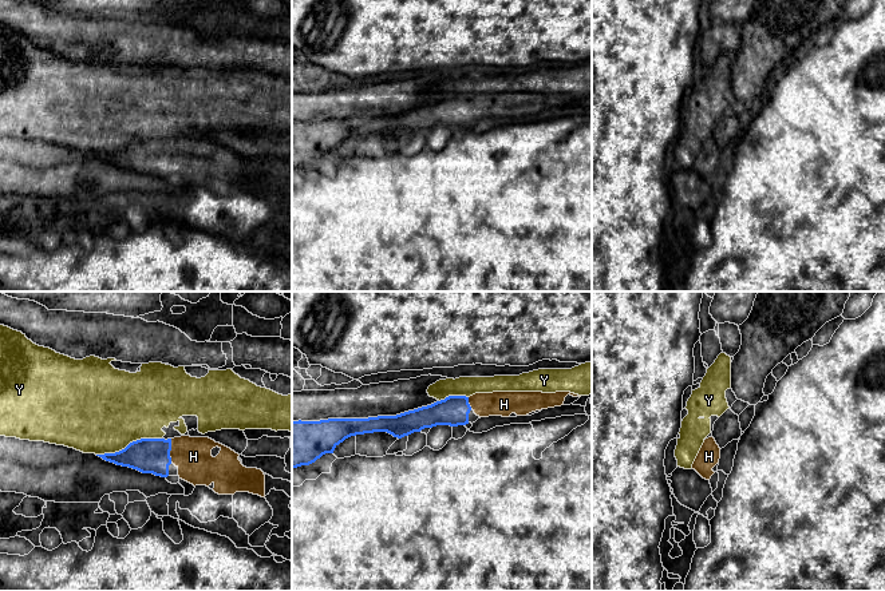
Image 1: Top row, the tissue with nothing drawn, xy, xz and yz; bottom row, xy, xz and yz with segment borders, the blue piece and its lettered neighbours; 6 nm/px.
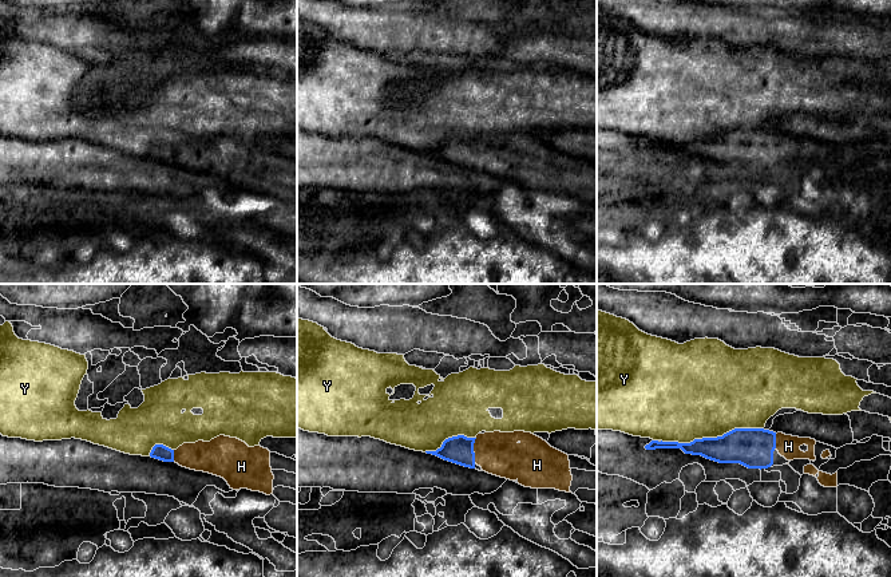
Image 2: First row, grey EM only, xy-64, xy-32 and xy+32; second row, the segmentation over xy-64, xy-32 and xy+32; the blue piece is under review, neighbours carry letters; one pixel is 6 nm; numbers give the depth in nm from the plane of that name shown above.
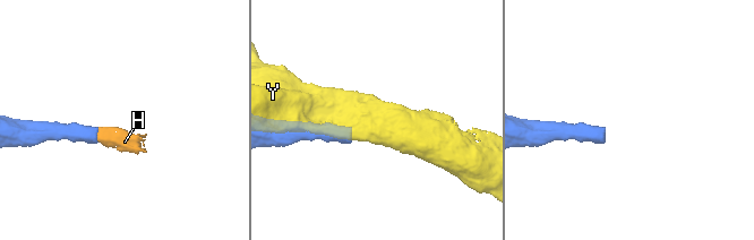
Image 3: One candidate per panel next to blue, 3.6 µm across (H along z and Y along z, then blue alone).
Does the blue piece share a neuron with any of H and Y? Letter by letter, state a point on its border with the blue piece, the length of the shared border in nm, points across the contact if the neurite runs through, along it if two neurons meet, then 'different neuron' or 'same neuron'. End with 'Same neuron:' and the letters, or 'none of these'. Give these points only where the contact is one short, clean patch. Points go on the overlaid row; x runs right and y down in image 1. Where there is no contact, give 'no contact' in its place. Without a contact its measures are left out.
H: meets blue in xy at (170, 449); contact 140 nm long; runs through xy (146, 455), (157, 455), (170, 449), (182, 451), (193, 456); same neuron
Y: meets blue in xy at (130, 443); contact 400 nm long; different neuron
Same neuron: H

